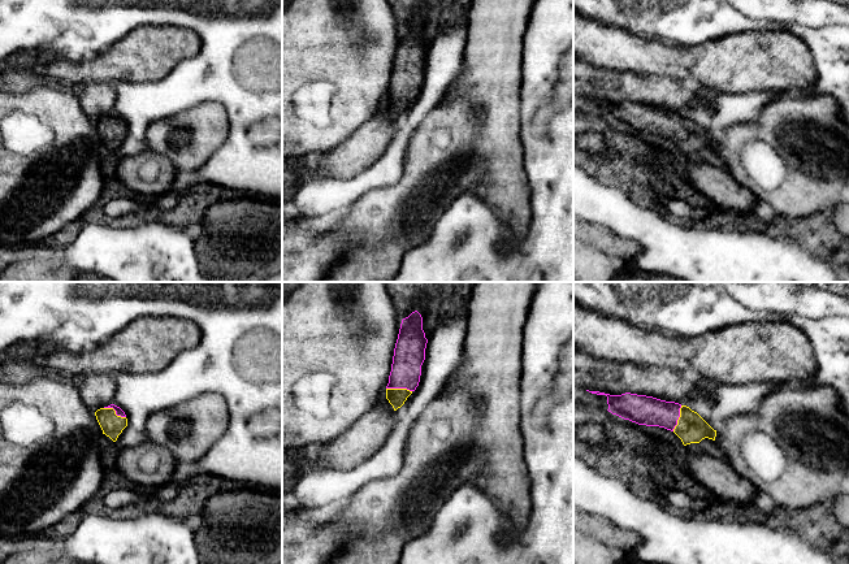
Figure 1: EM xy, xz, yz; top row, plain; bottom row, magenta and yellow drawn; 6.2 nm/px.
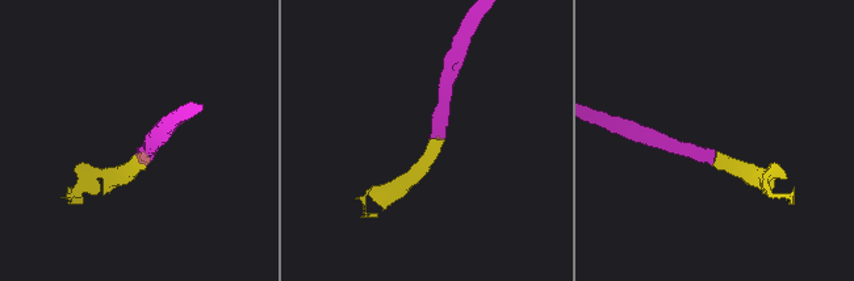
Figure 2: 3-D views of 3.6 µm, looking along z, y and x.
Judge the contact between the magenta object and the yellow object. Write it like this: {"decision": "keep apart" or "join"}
{"decision": "join"}

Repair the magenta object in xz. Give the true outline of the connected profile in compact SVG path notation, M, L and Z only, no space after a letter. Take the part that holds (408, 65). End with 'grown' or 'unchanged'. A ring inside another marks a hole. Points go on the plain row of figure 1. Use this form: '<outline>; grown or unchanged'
M415 19L402 29L394 57L391 81L386 95L386 108L394 120L400 117L419 95L426 52L423 26Z; grown

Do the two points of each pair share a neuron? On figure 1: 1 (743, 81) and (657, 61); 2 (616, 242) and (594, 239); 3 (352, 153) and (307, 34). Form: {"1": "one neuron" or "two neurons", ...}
{"1": "one neuron", "2": "one neuron", "3": "two neurons"}

